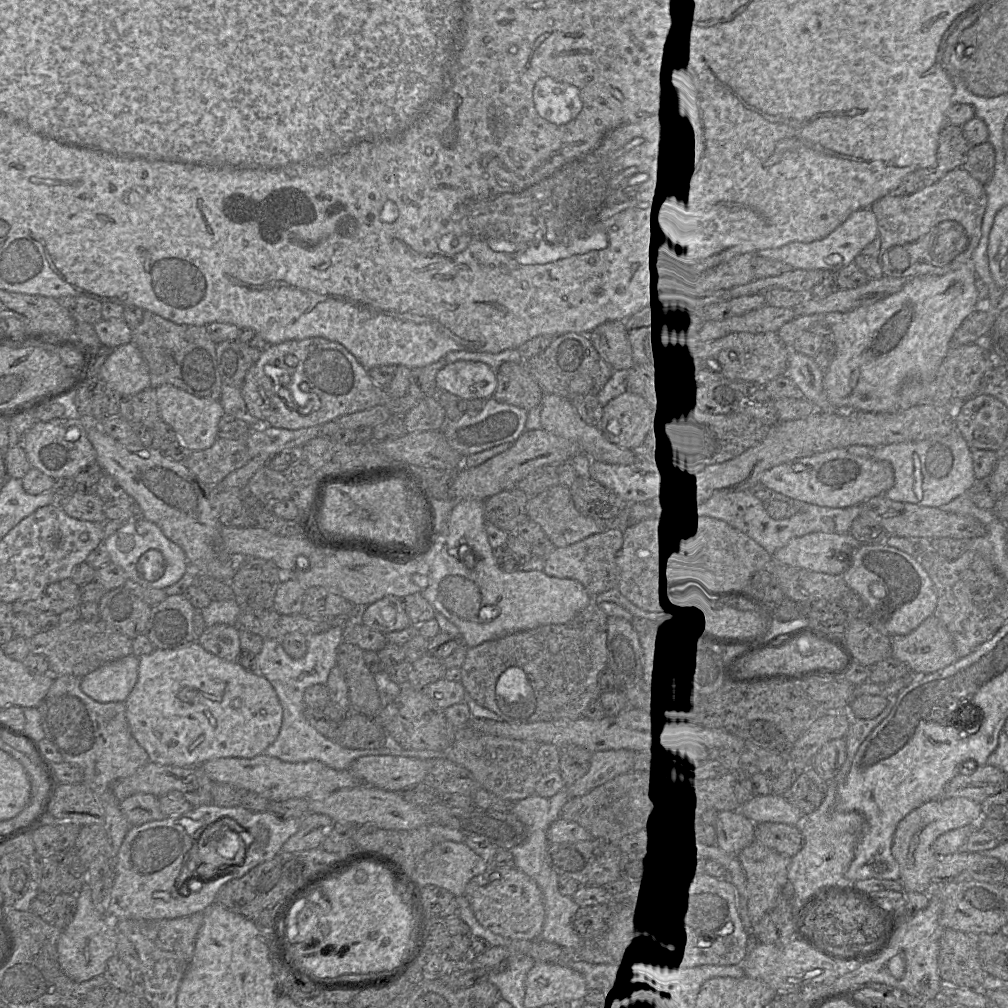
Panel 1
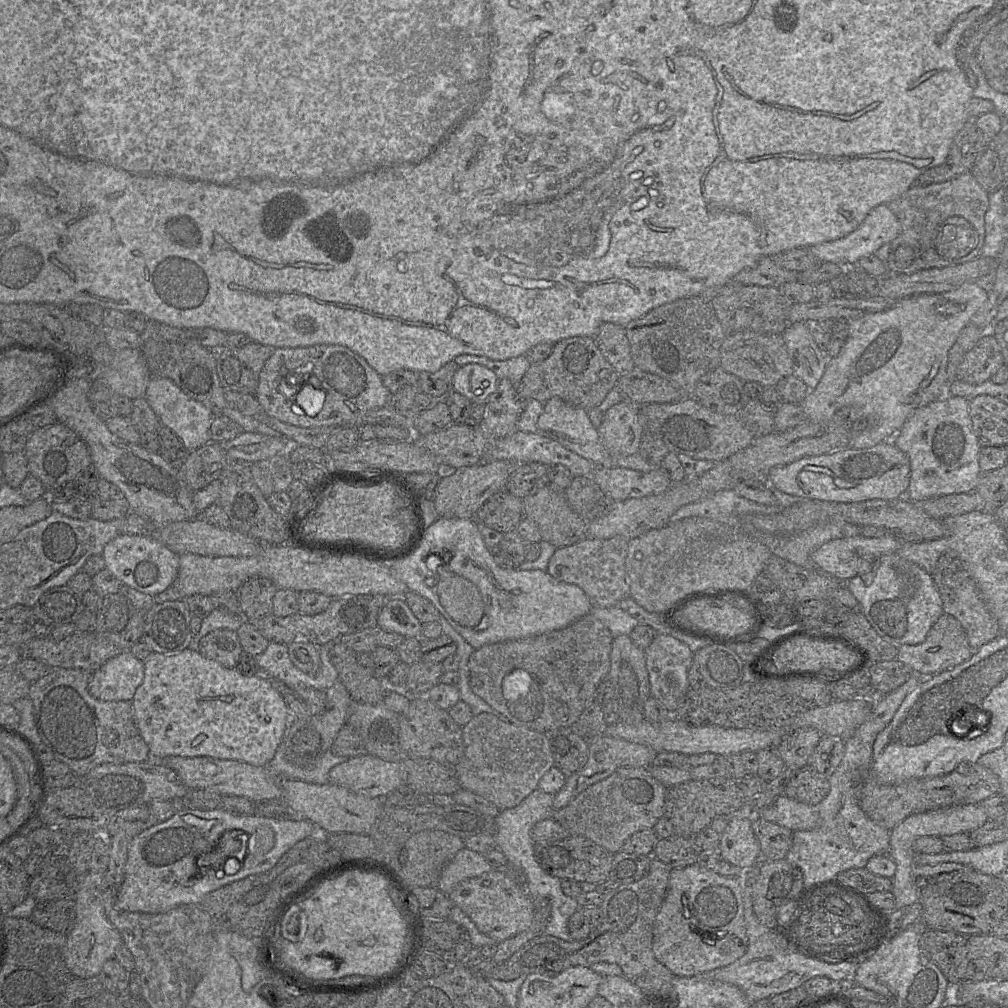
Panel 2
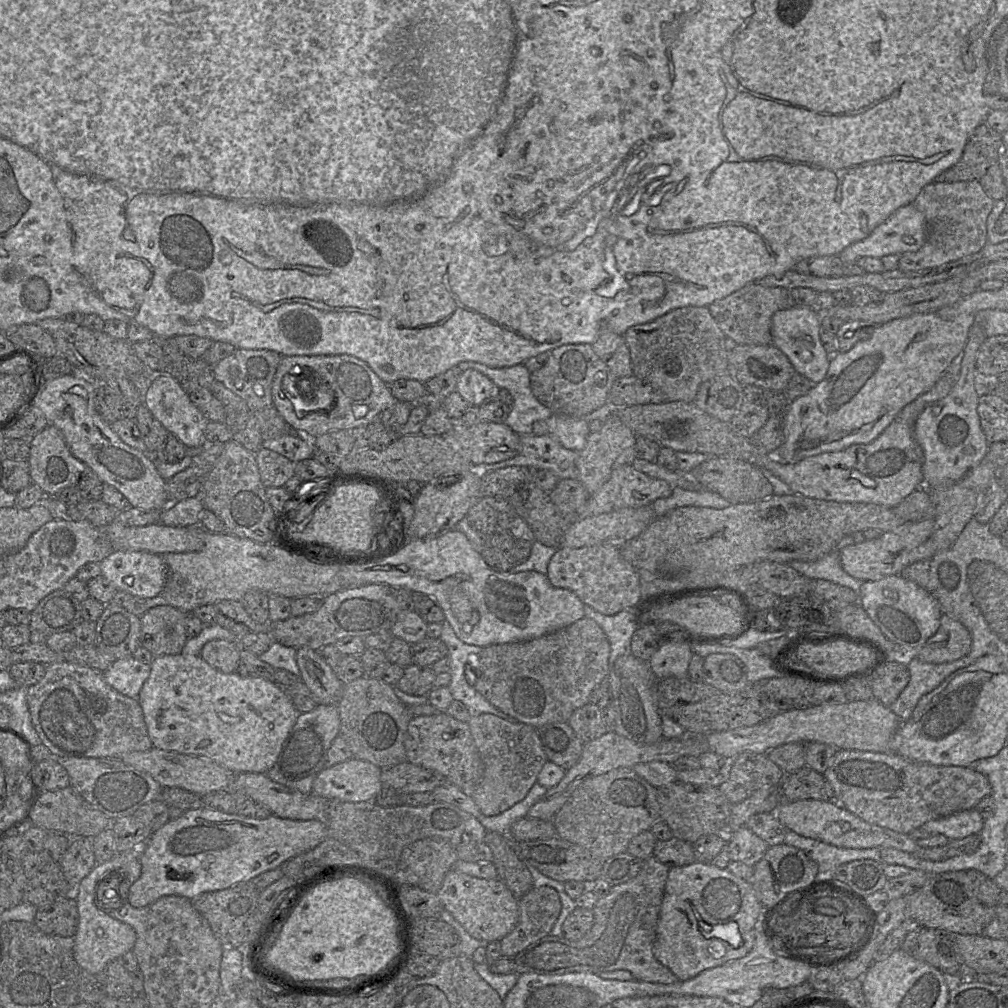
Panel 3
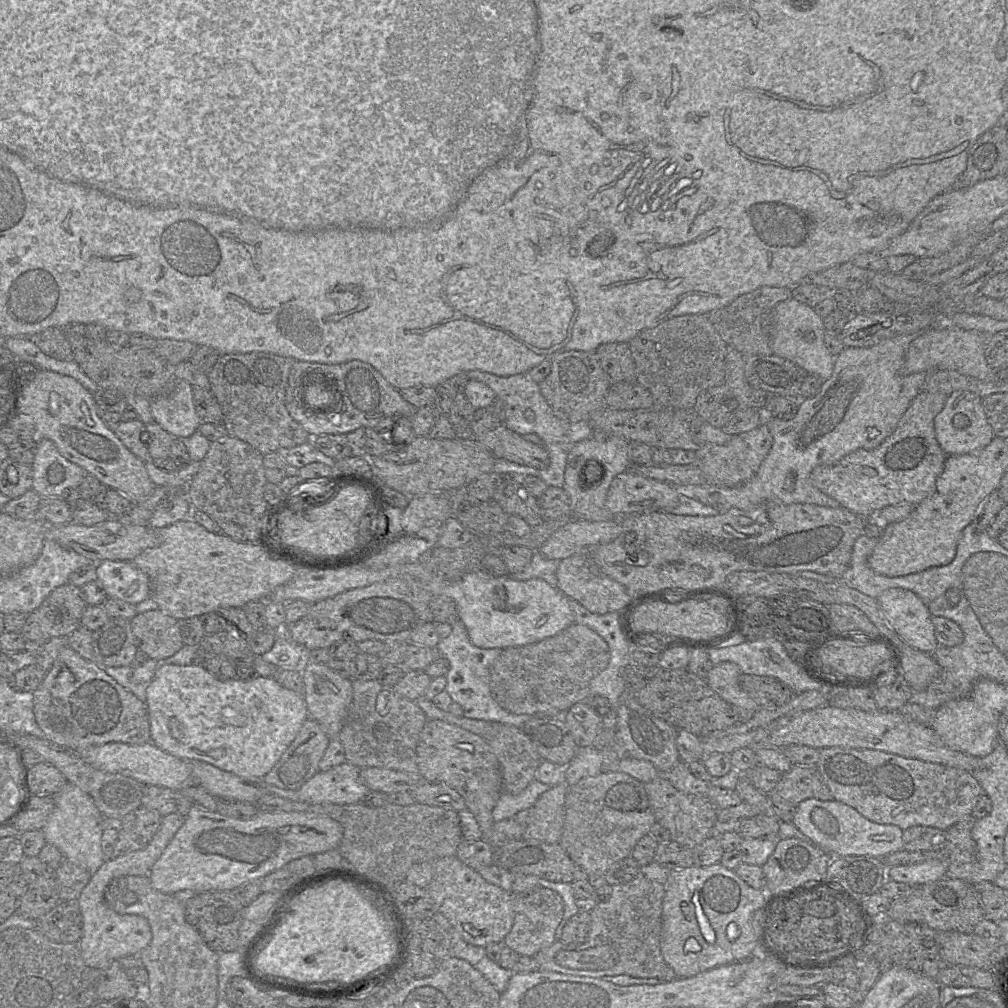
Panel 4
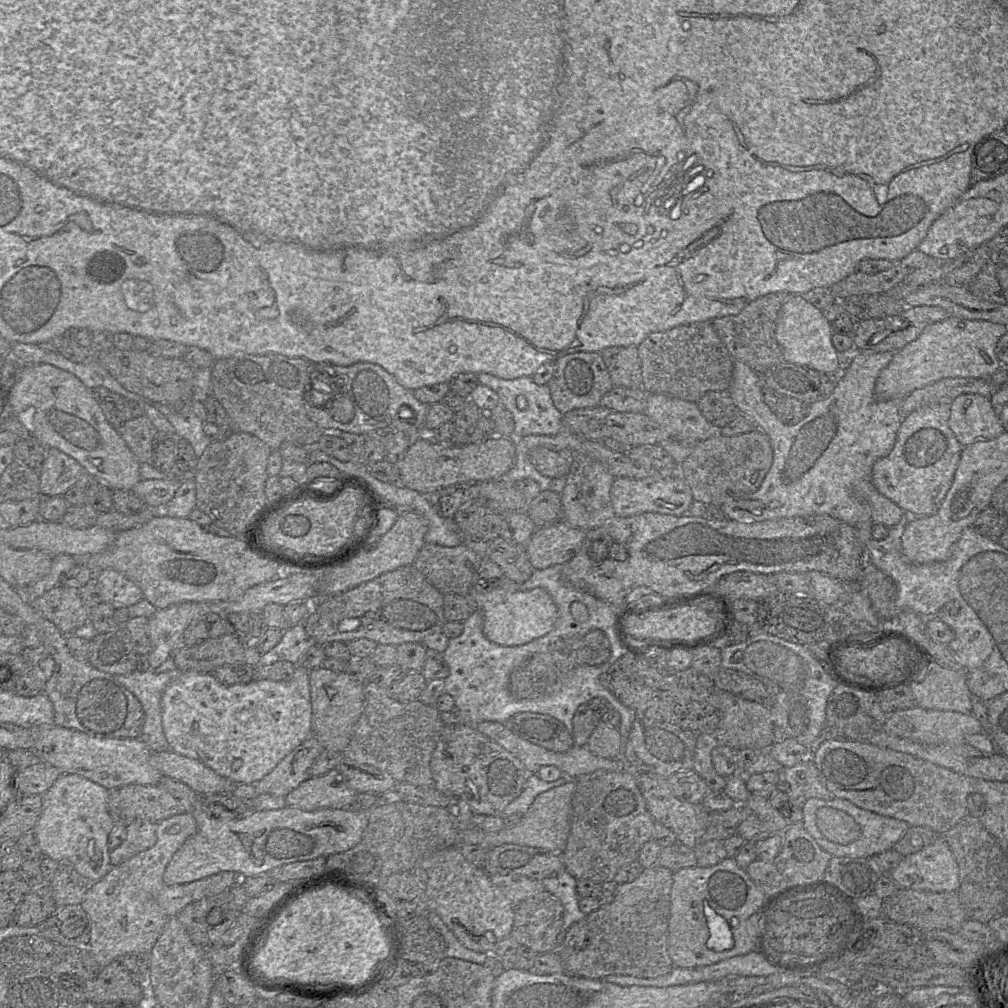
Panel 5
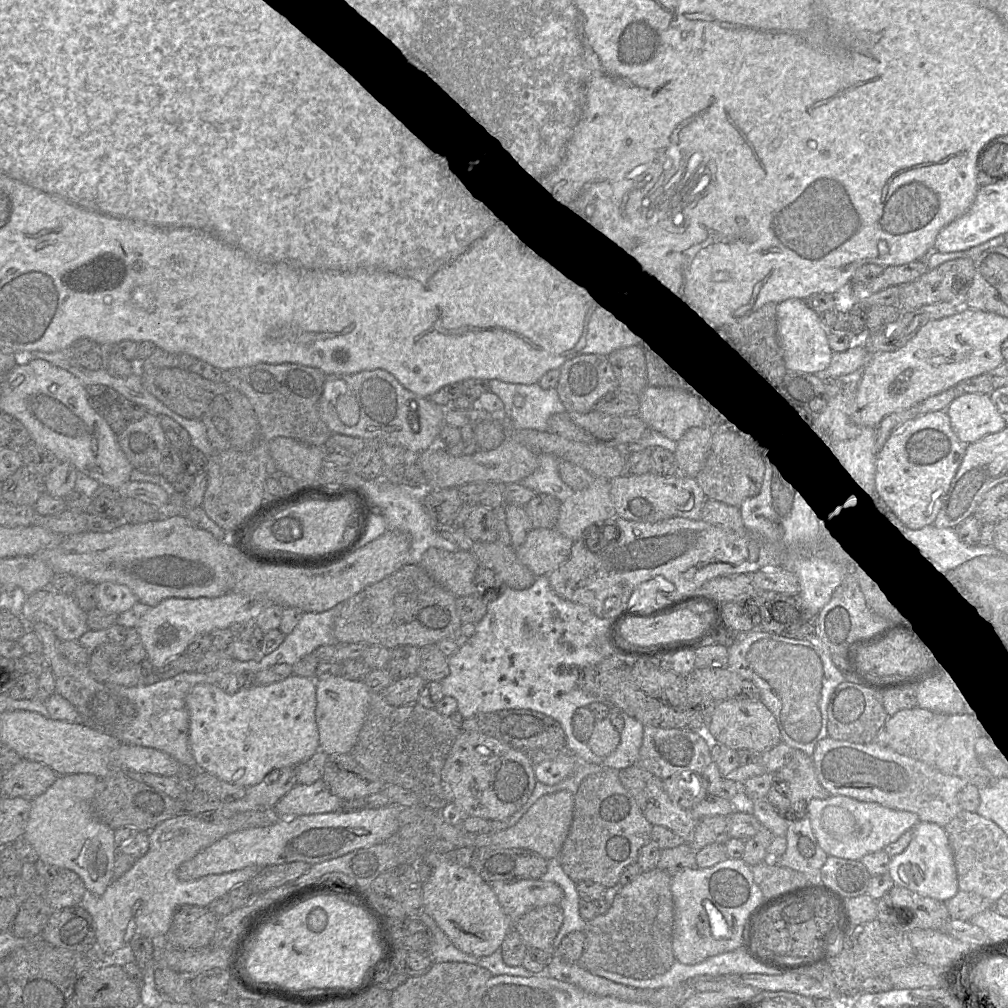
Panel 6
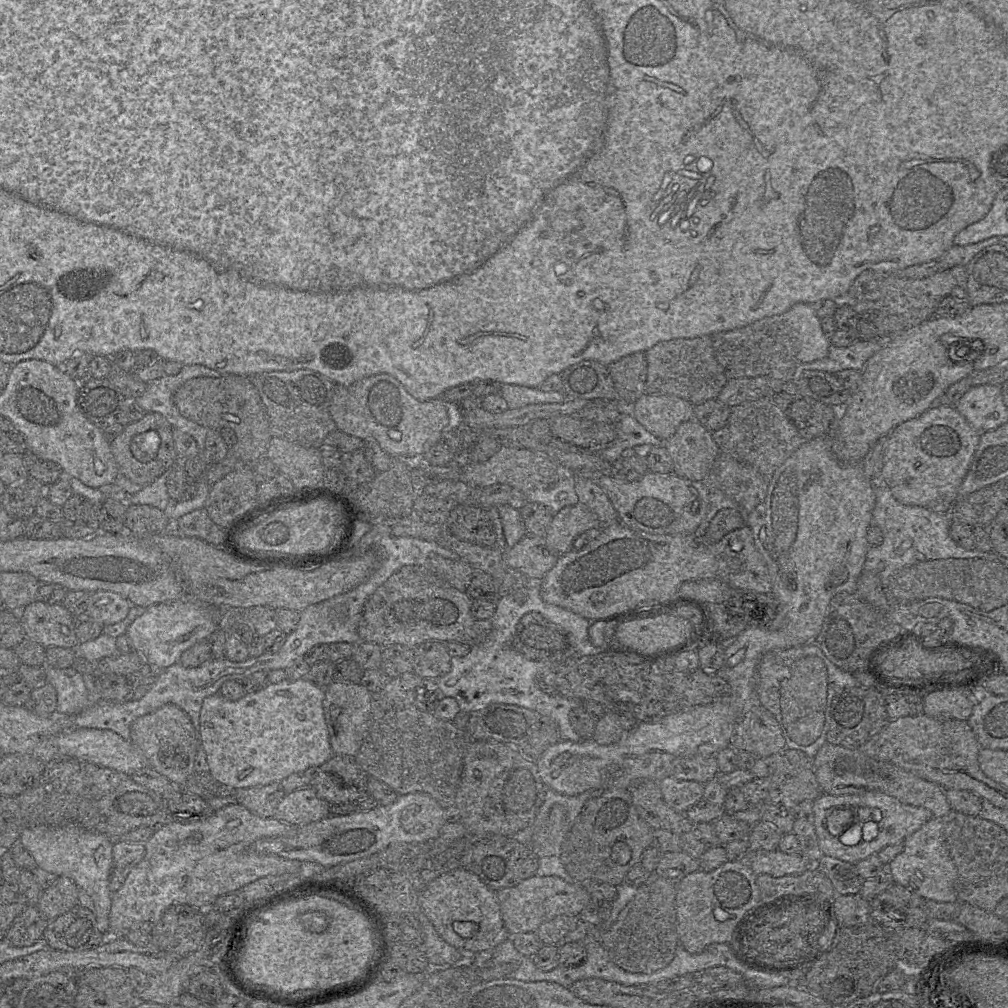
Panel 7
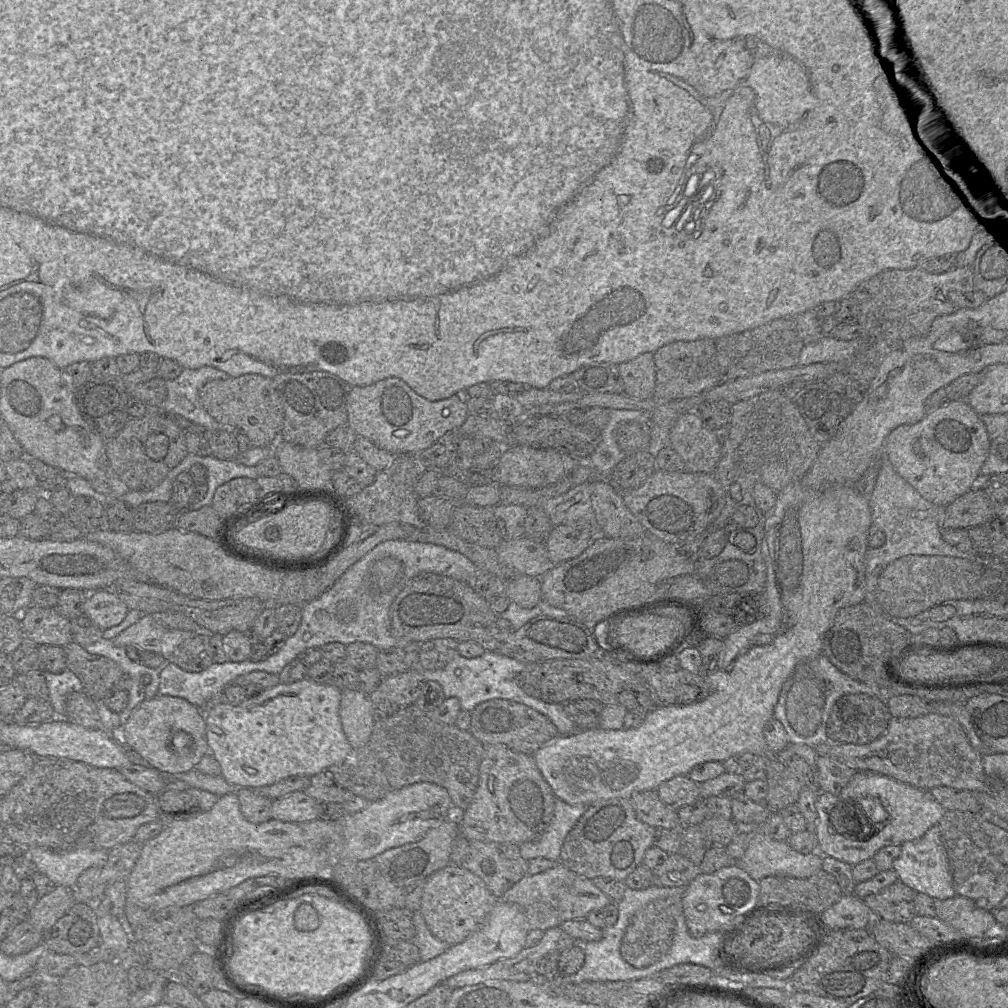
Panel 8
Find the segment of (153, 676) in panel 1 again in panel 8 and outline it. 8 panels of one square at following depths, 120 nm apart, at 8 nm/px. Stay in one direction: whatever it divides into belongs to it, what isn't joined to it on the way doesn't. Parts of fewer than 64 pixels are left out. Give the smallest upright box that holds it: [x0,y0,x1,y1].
[204,677,354,788]

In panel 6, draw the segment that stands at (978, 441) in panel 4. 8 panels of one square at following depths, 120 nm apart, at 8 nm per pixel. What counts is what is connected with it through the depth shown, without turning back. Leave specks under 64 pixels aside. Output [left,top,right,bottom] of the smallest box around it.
[946,393,1007,444]

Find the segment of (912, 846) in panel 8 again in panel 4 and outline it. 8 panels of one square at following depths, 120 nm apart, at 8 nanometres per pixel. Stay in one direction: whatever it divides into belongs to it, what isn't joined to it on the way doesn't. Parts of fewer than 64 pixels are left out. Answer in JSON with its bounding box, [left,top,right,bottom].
[887,859,947,885]

